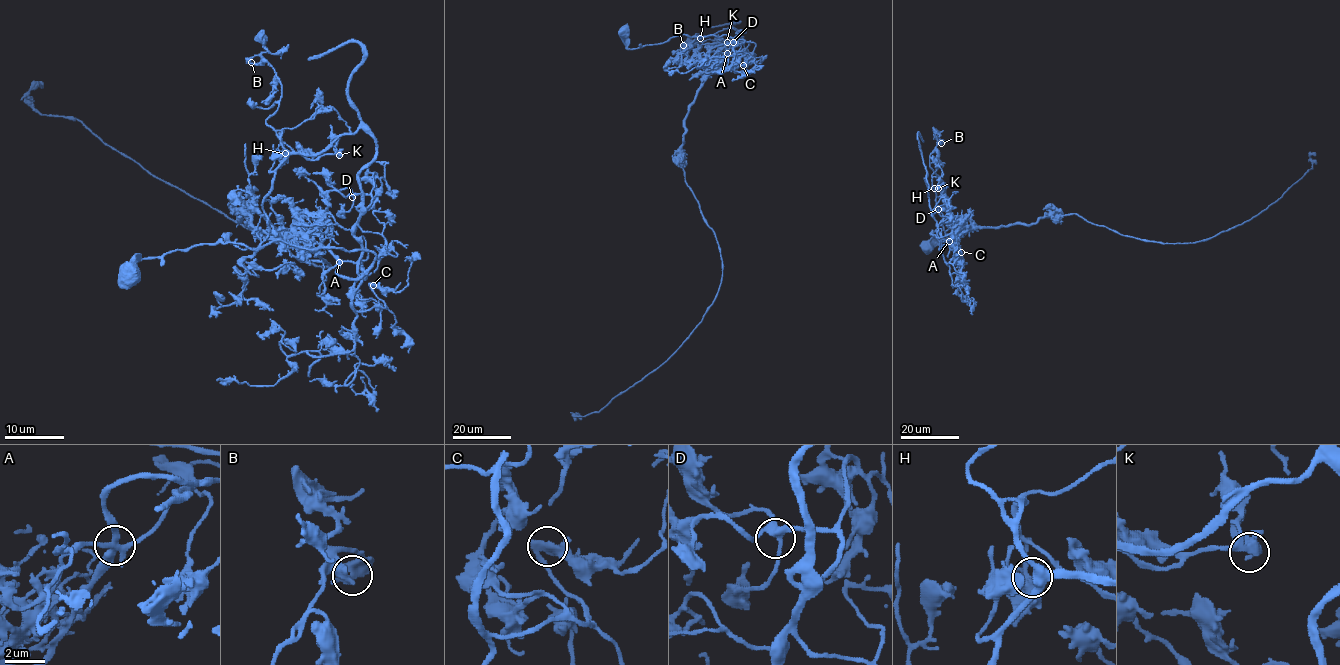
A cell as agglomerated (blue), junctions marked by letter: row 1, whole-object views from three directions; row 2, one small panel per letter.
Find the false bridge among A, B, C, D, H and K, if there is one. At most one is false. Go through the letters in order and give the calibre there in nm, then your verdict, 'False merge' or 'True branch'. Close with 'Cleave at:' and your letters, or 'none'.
A: Thickness 340 nm. False merge
B: Thickness 360 nm. True branch
C: Thickness 340 nm. True branch
D: Thickness 300 nm. True branch
H: Thickness 360 nm. True branch
K: Thickness 380 nm. True branch
Cleave at: A

